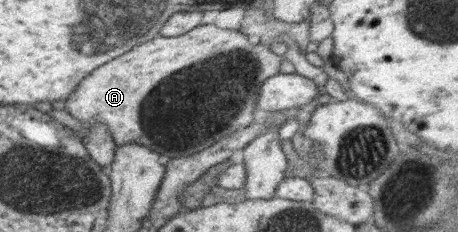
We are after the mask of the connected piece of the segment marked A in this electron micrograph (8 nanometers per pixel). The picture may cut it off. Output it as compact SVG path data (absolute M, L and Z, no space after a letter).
M204 24L183 33L178 36L157 36L149 41L142 41L133 46L127 53L120 55L109 62L109 65L103 65L97 69L97 73L91 73L79 82L77 91L74 91L65 101L67 111L73 119L79 121L81 125L92 127L93 124L105 124L109 133L117 146L130 144L135 142L144 146L152 146L152 141L145 137L141 127L141 106L147 96L167 77L171 77L173 73L179 73L195 63L207 61L222 53L229 51L237 51L249 49L251 47L250 38L246 37L243 32L223 29L215 26L215 24Z

